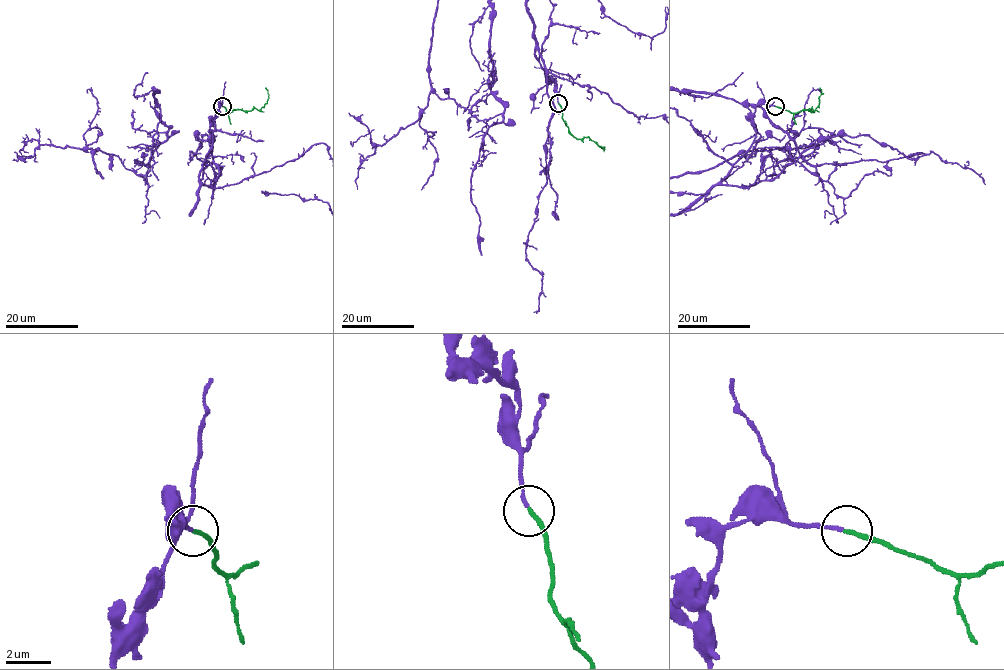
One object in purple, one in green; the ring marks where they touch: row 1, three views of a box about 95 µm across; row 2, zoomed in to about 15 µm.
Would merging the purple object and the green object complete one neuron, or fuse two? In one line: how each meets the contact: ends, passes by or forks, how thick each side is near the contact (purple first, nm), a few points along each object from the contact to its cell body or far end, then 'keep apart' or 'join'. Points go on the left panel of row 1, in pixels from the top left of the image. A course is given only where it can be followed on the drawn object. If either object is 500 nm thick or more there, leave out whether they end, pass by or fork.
purple ends; green ends; calibres 150 and 190 nm; course green (222, 106), (228, 113), (260, 109), (269, 98), (265, 88); join

